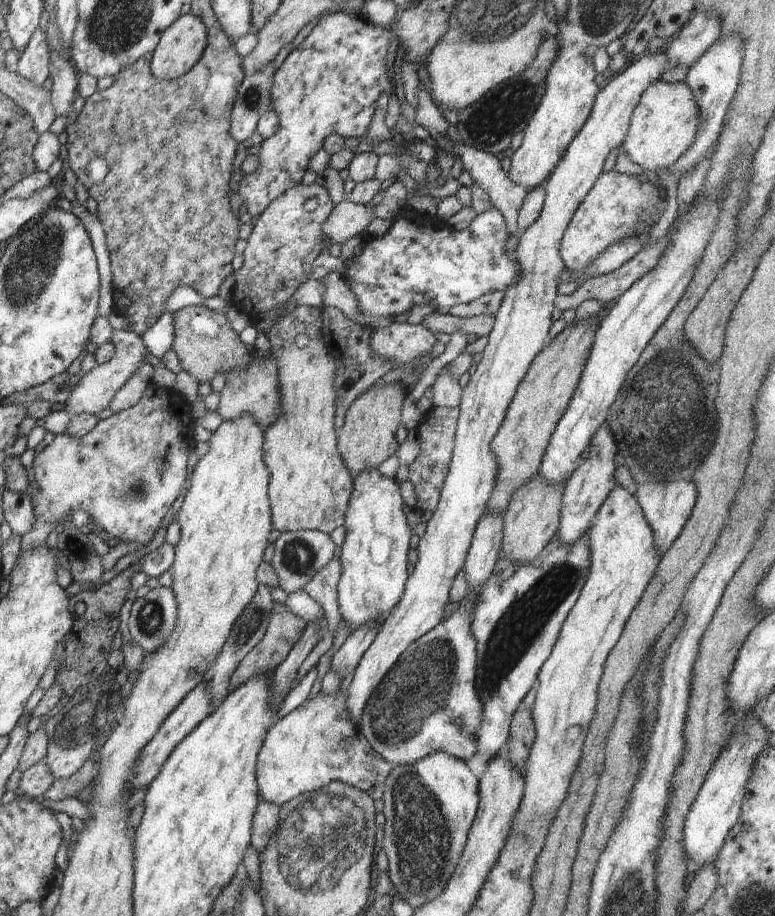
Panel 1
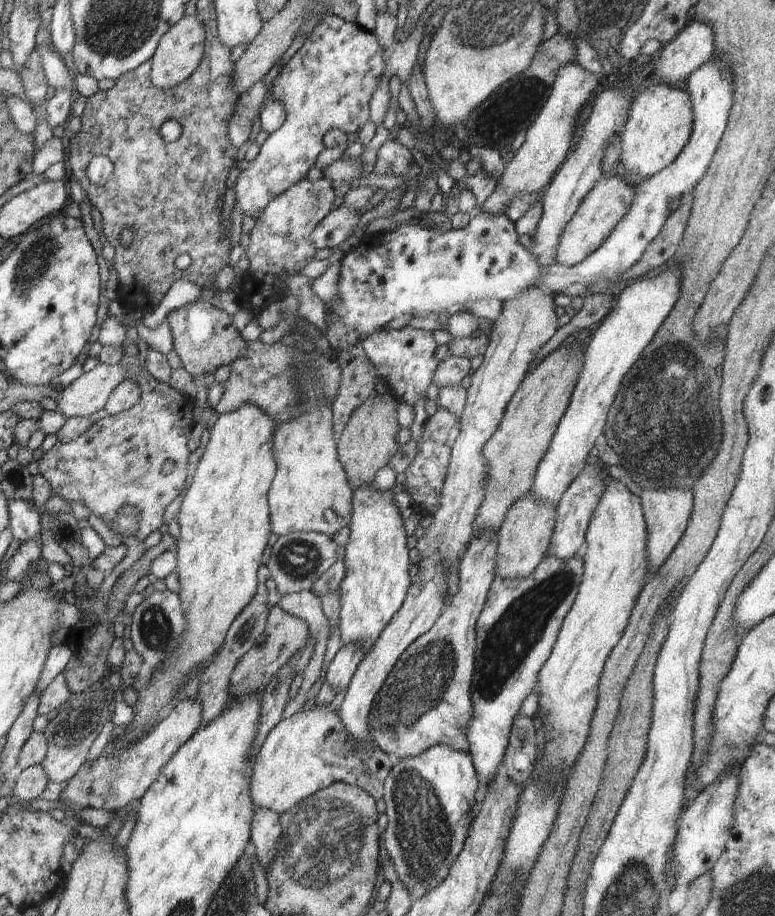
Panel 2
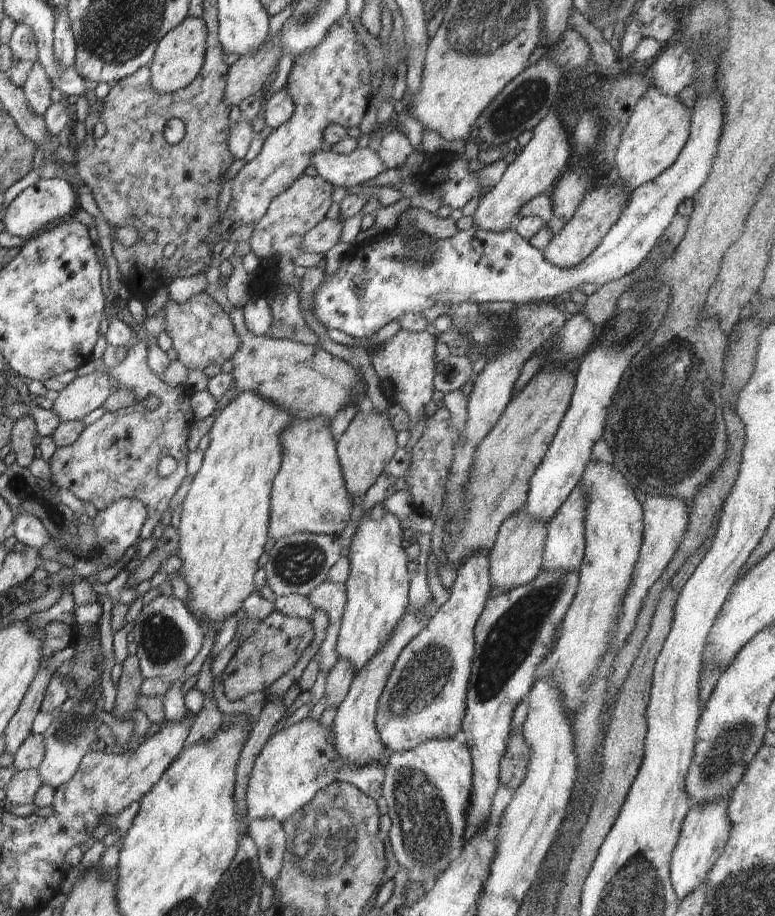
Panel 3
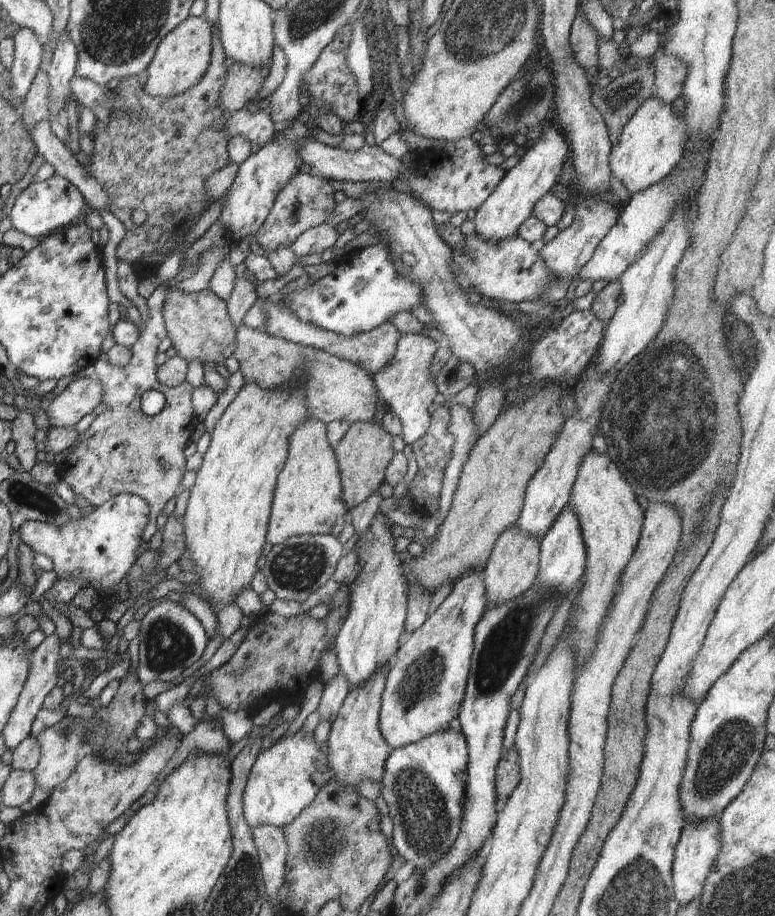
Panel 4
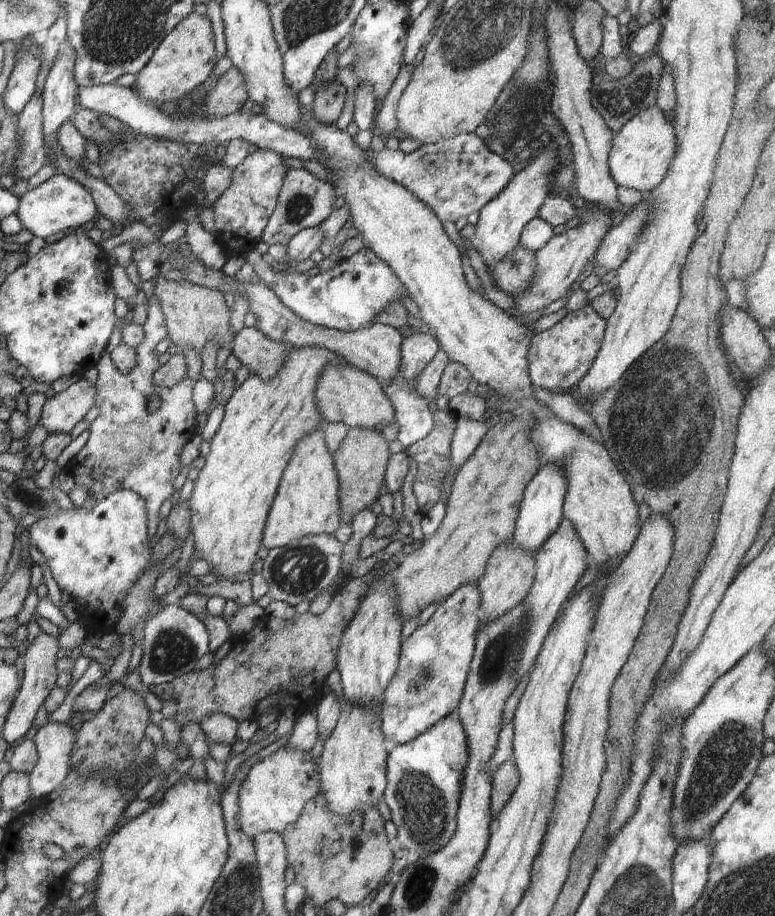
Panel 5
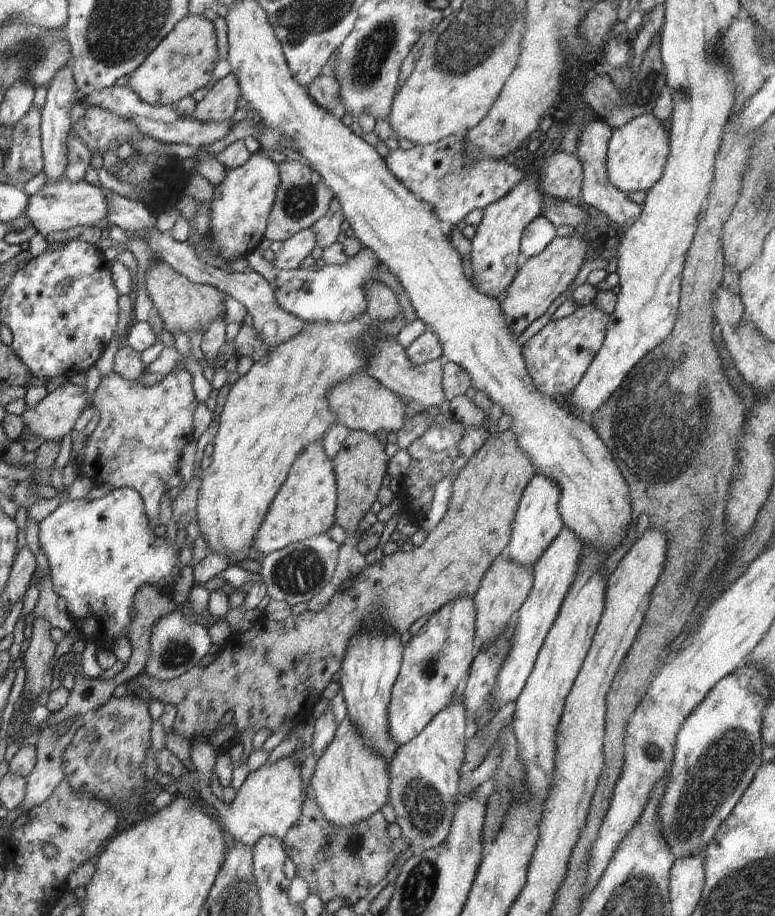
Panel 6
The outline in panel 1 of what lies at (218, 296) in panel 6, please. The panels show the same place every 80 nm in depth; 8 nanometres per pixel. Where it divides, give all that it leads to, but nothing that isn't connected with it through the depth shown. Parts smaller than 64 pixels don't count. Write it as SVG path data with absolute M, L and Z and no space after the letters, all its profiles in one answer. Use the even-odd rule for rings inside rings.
M189 306L174 312L173 350L181 367L198 384L210 384L216 374L227 375L234 369L246 370L251 365L252 351L240 341L225 313L210 311L204 306Z

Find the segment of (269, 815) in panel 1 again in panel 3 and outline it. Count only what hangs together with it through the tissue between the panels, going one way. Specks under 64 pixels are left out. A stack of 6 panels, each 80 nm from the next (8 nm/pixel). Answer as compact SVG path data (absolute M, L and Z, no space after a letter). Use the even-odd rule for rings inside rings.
M256 818L248 821L247 831L258 850L261 874L270 886L274 886L282 870L286 852L286 834L283 827L274 818Z

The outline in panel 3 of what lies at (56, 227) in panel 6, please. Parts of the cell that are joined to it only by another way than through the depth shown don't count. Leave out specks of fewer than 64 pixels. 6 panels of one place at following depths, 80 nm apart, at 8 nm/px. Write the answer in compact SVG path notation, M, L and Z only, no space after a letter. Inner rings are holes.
M66 178L39 179L10 202L2 218L5 231L12 236L21 236L28 240L55 223L72 218L80 208L78 192Z

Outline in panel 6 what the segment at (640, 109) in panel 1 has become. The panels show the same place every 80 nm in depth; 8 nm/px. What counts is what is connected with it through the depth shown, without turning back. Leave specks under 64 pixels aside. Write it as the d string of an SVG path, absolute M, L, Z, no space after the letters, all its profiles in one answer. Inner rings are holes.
M654 113L629 120L624 126L613 129L607 150L607 178L616 189L629 192L648 192L661 179L670 152L669 132Z

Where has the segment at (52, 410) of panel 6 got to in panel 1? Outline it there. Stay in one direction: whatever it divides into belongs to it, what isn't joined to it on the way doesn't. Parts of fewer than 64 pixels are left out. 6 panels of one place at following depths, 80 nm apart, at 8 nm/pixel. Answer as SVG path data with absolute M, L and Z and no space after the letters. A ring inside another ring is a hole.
M114 329L110 342L116 347L115 355L110 362L97 365L91 371L84 374L81 381L74 387L73 393L66 402L69 413L77 415L80 413L92 413L97 415L105 408L108 408L117 392L127 384L128 380L139 371L139 368L146 363L148 349L143 343L142 337L134 331Z

